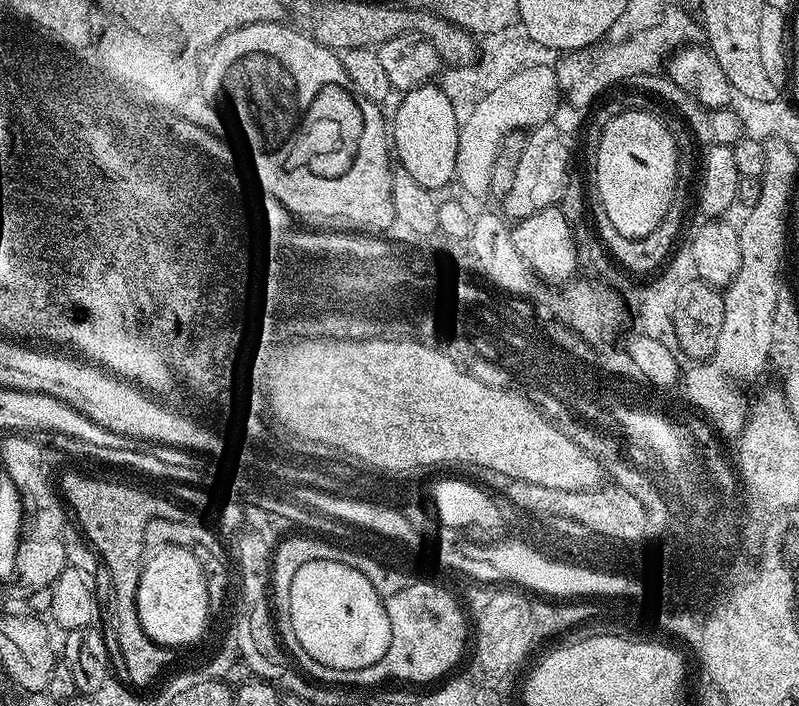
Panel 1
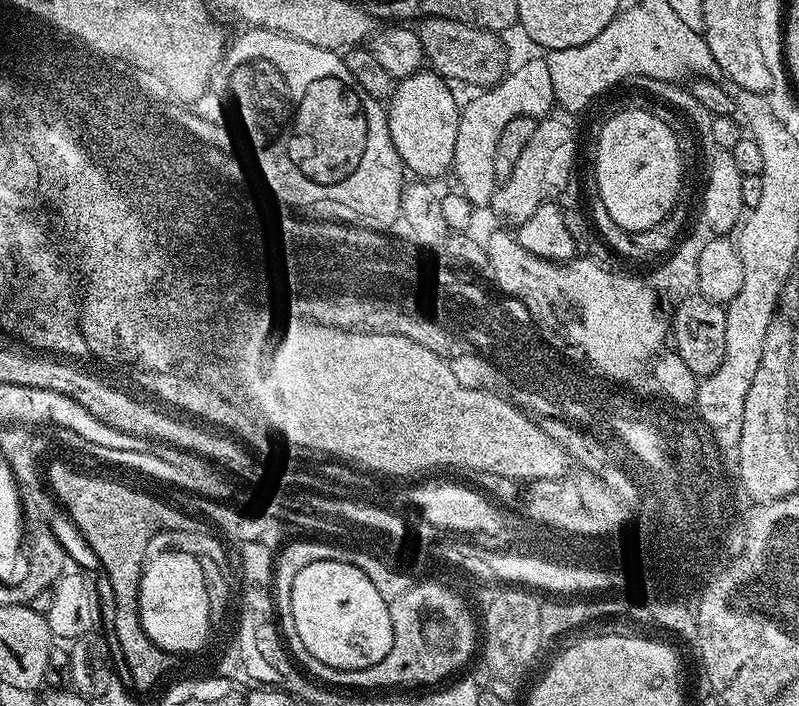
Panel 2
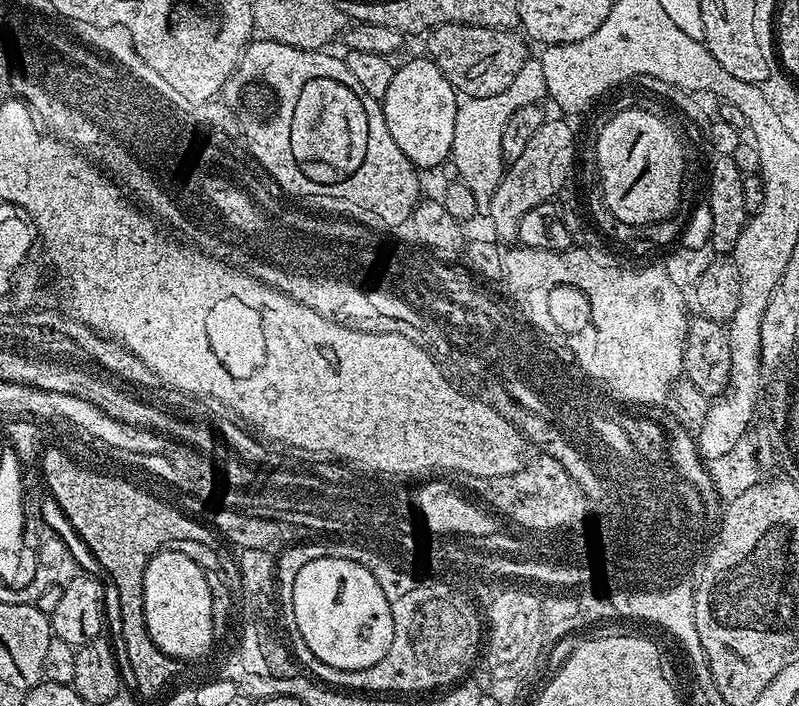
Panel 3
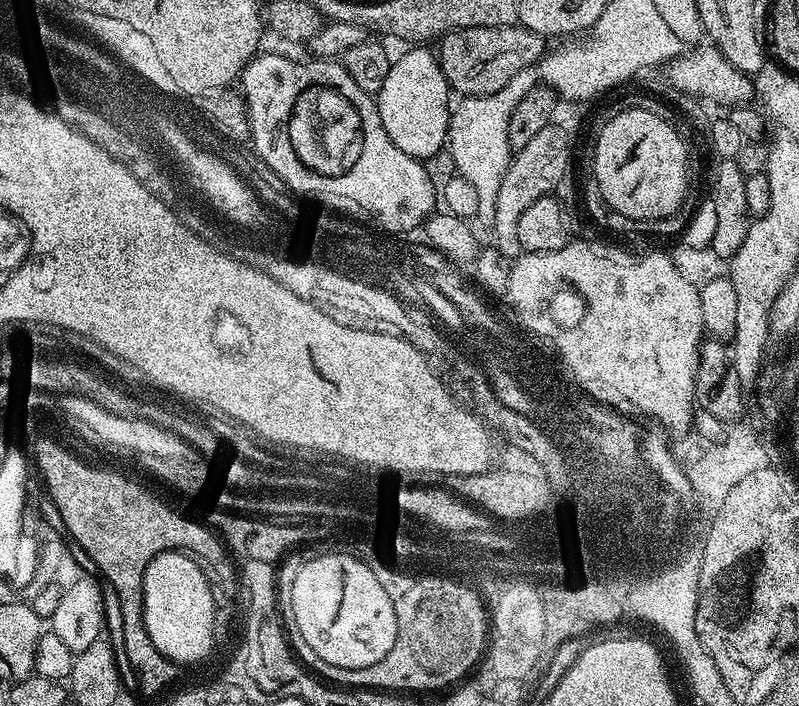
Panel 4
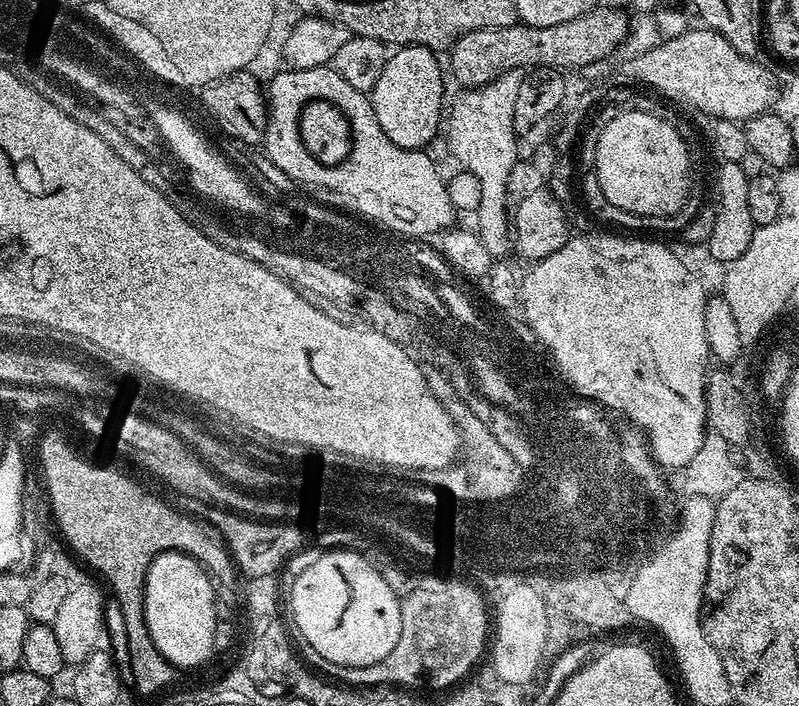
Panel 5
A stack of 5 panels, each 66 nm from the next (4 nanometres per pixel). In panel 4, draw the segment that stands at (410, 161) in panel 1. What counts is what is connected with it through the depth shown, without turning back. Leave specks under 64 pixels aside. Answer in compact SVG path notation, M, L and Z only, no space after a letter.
M412 46L409 52L404 52L399 57L398 55L393 59L392 65L390 66L390 74L386 74L386 82L382 82L382 90L375 93L374 99L376 101L376 109L378 114L382 118L382 126L386 126L386 134L390 134L390 142L394 142L394 146L398 146L398 150L402 150L402 154L410 154L415 160L421 162L427 162L431 160L434 154L438 154L445 147L448 138L448 121L450 119L450 89L448 87L448 80L442 74L440 69L440 61L437 53L432 52L431 47L428 46Z

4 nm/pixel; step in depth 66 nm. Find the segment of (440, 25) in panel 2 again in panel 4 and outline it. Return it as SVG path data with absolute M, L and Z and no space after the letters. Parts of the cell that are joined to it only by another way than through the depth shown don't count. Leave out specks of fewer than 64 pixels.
M519 23L510 26L478 26L453 28L439 37L438 59L449 89L457 87L464 92L494 94L510 82L518 70L539 65L546 55L545 37Z

